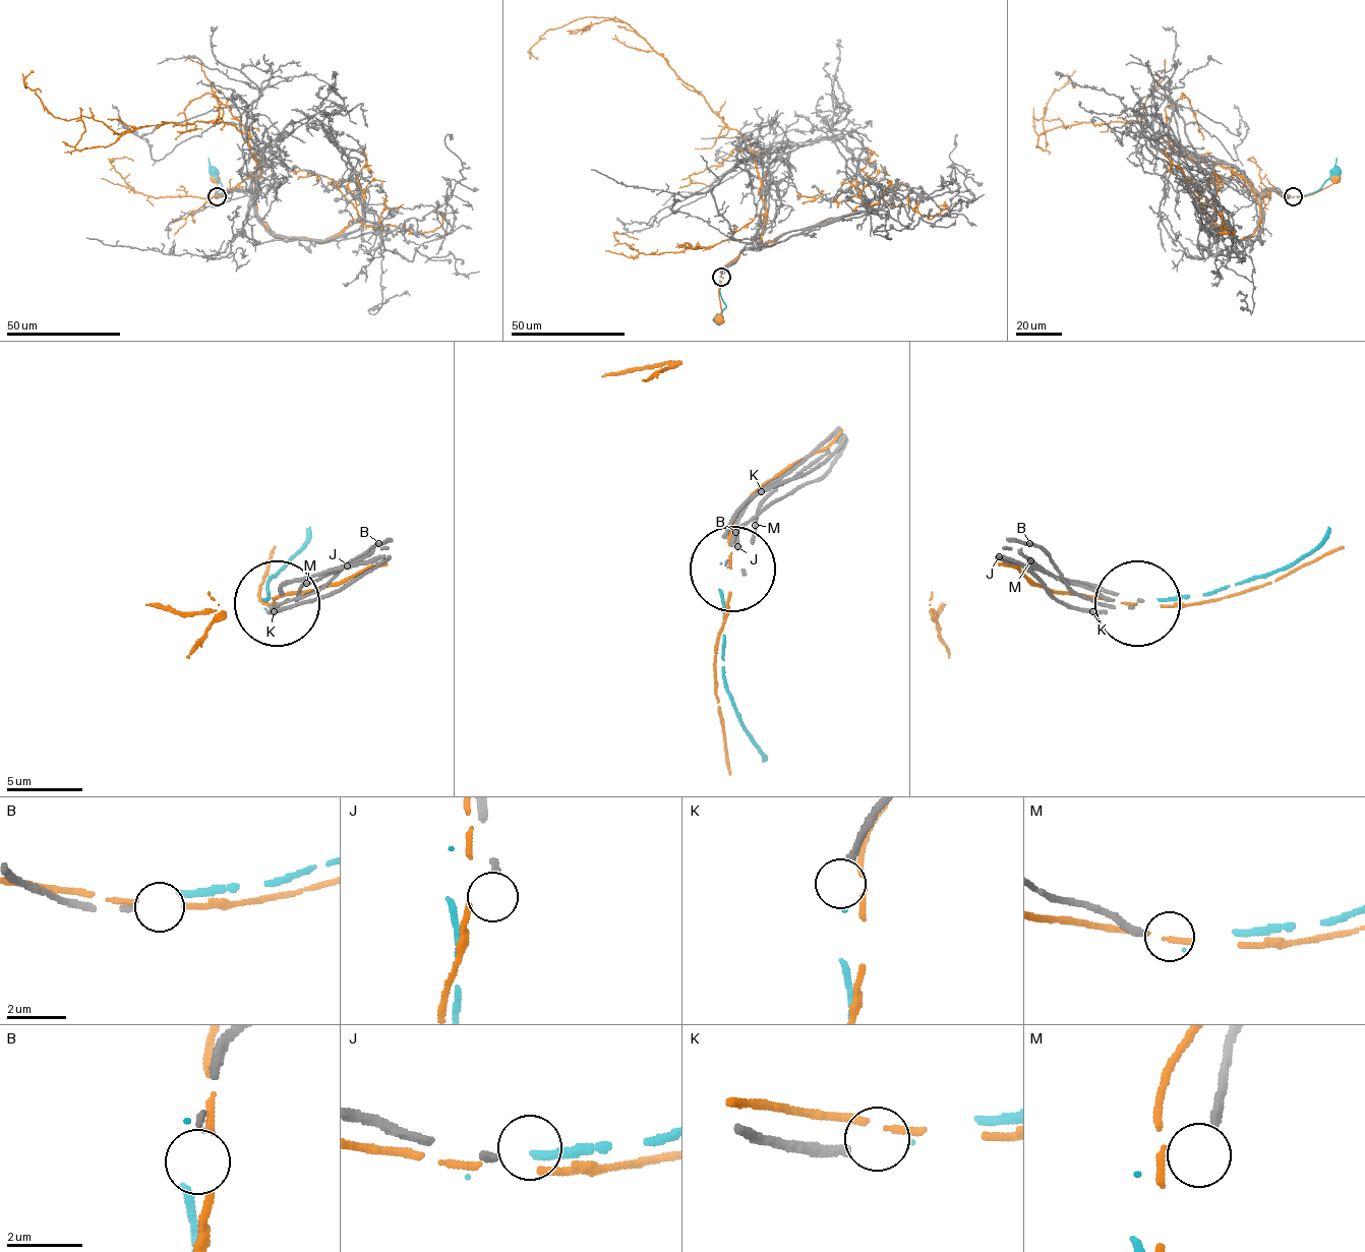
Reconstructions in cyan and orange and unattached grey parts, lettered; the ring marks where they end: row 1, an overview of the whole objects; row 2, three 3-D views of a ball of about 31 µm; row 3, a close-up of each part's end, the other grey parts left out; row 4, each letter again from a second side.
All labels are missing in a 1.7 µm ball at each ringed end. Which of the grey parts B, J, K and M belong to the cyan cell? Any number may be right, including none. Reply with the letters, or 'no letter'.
K

